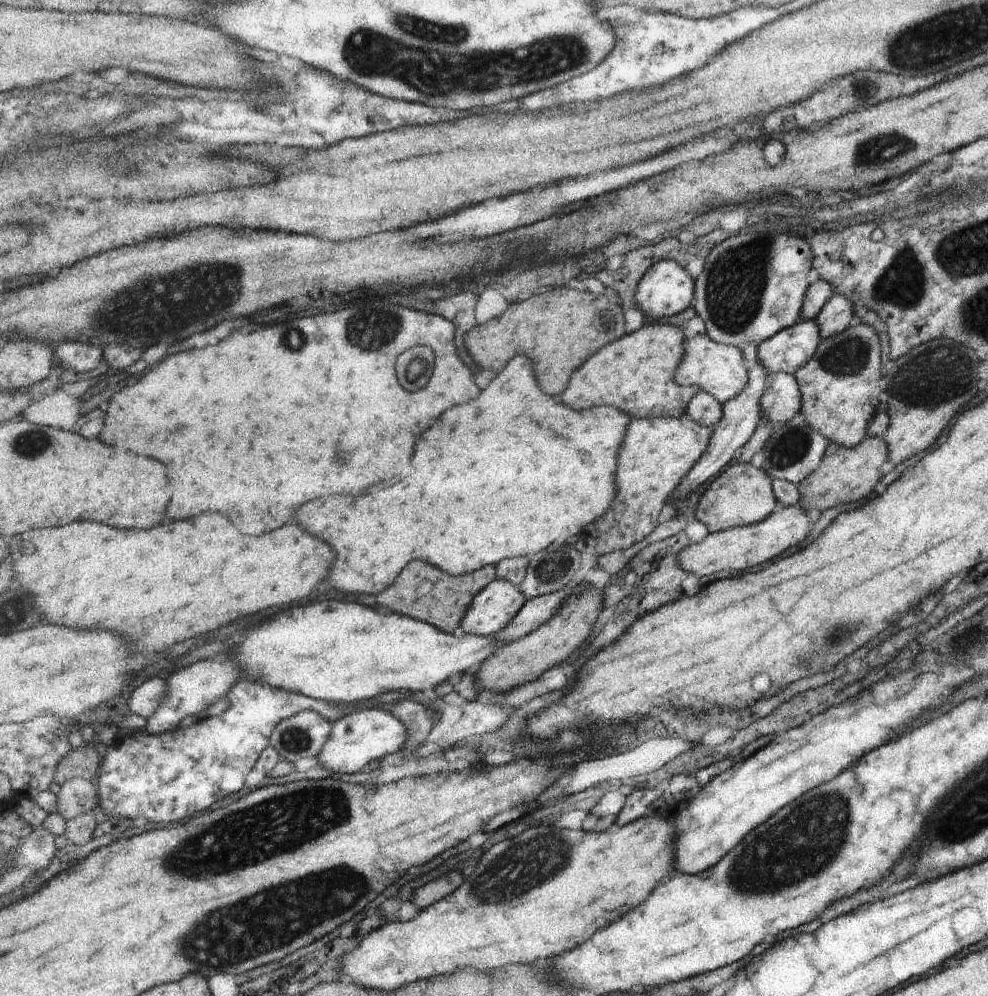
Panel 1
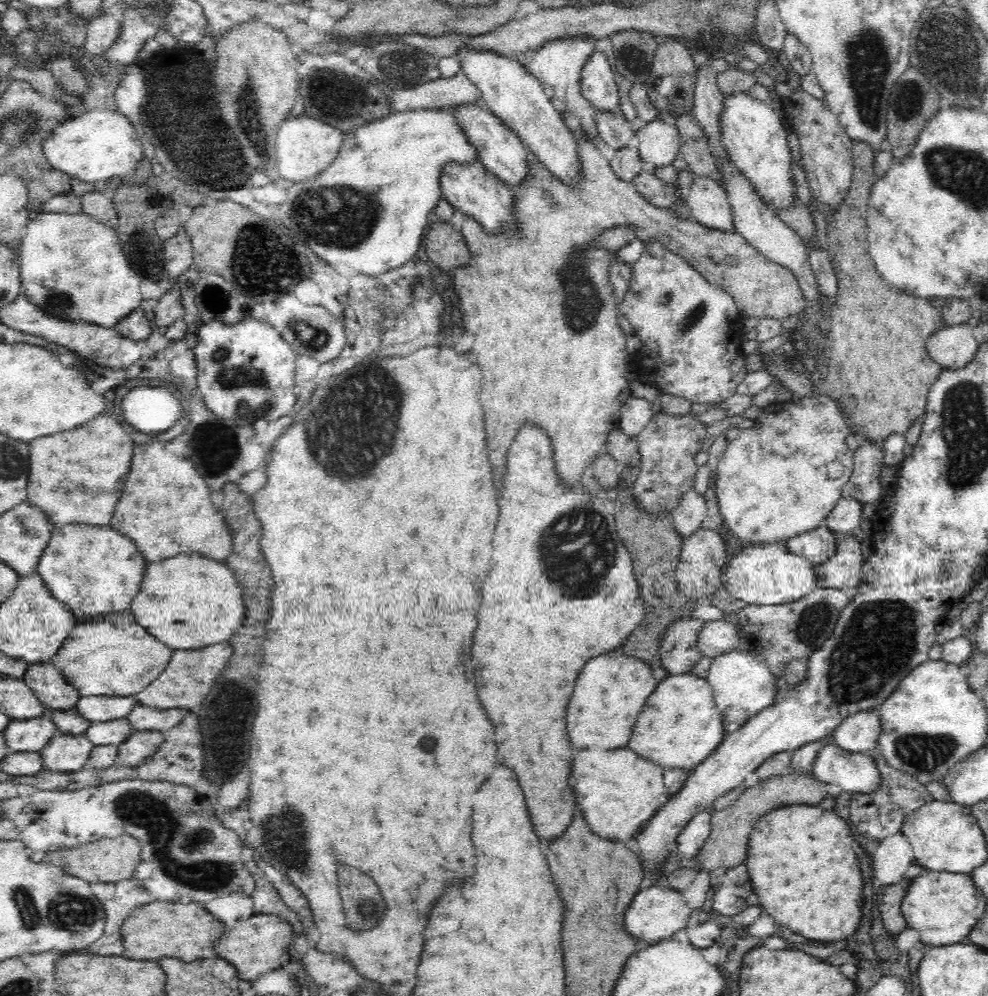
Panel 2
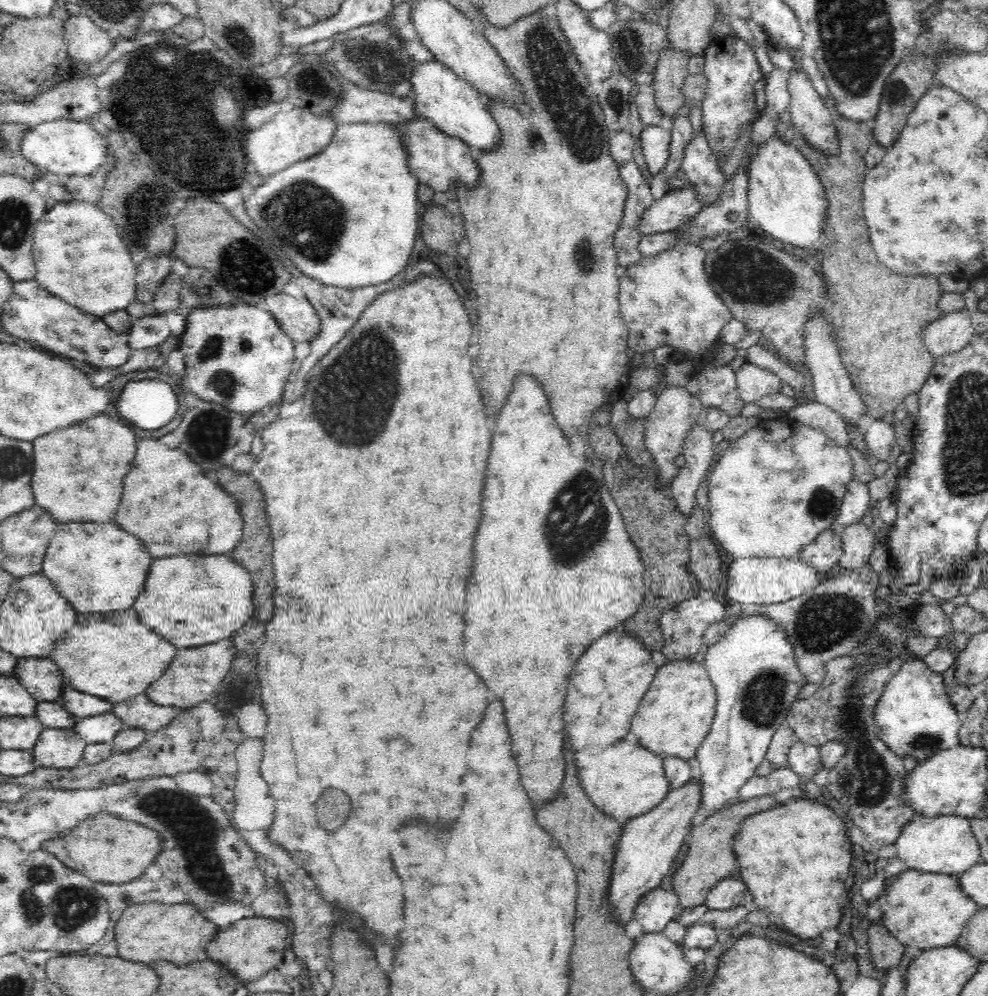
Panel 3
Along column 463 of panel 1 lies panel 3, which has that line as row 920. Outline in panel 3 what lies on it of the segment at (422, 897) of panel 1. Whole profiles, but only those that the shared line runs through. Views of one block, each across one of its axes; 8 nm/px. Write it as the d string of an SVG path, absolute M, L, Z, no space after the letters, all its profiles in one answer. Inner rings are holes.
M883 917L869 926L871 960L880 971L890 971L903 958L904 945L883 925Z

